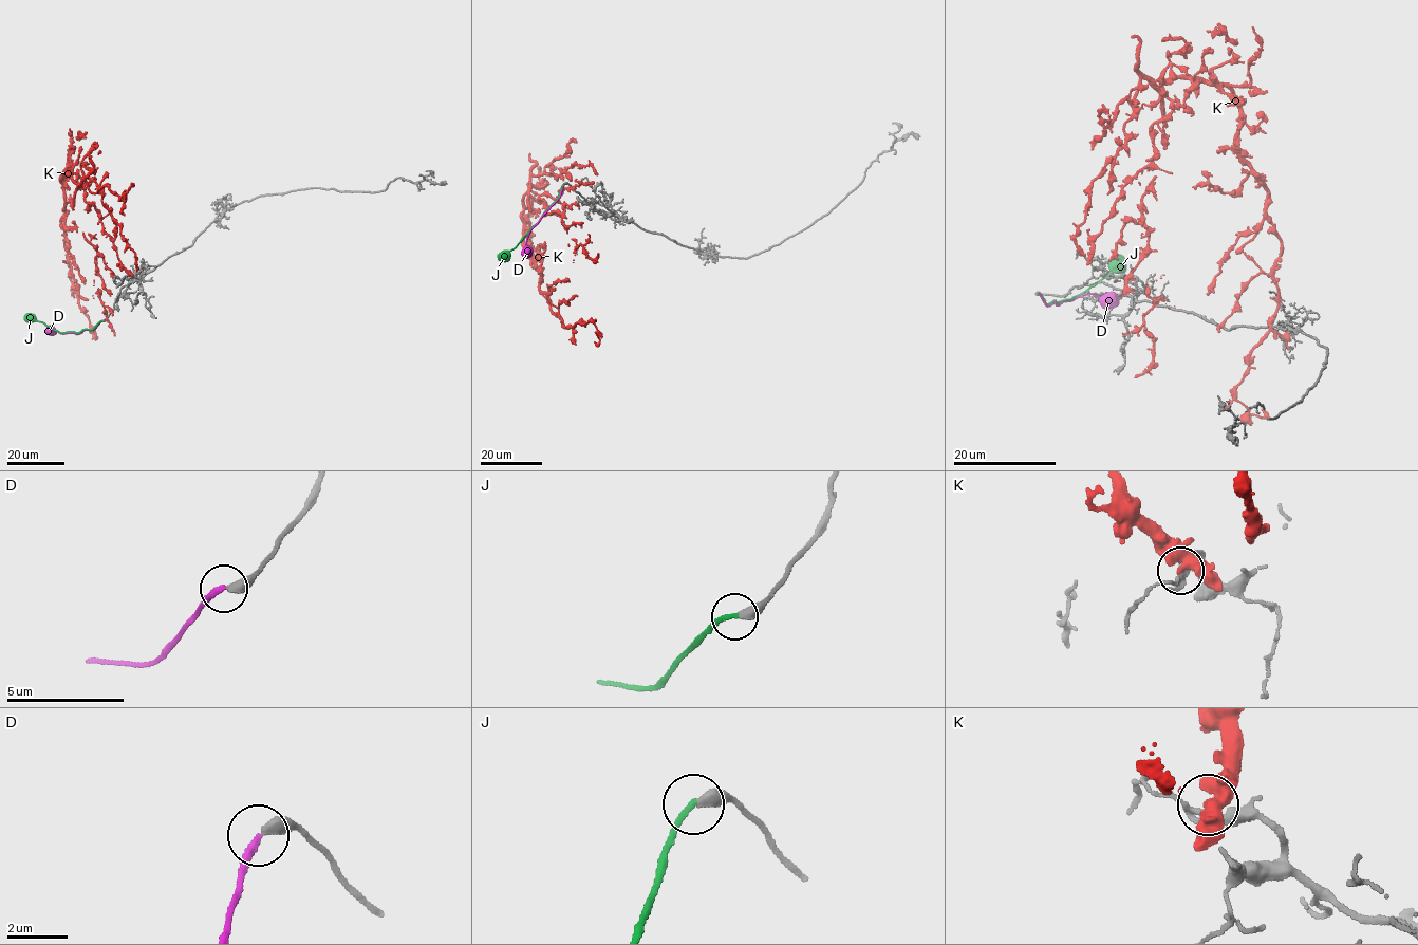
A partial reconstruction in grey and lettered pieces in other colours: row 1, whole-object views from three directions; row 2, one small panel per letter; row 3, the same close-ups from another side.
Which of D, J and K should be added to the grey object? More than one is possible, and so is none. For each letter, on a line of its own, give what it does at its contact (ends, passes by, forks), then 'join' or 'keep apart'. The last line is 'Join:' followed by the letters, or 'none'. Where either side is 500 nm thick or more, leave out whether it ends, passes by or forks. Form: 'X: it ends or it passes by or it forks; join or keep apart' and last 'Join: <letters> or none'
D: it ends; keep apart
J: it ends; join
K: it passes by; keep apart
Join: J

